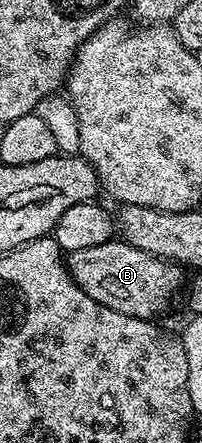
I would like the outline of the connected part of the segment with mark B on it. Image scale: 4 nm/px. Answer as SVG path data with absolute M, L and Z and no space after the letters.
M111 238L100 246L71 252L65 261L70 277L86 294L96 298L96 302L141 320L157 317L157 312L164 311L173 302L174 295L184 288L181 263L148 254L121 238Z

